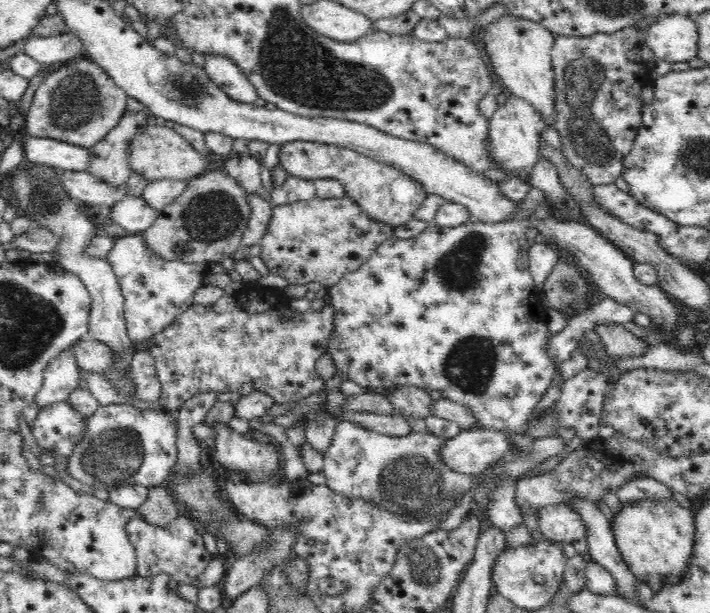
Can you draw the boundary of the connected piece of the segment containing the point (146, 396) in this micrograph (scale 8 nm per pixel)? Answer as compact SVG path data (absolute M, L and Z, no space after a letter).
M135 351L130 377L136 383L134 399L156 405L161 391L161 382L156 374L156 363L148 352Z

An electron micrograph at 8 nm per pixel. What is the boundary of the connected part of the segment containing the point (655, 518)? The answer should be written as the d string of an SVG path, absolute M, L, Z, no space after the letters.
M672 499L670 502L642 500L638 504L622 503L621 509L614 513L611 527L617 549L628 569L650 590L662 591L683 582L694 548L694 511Z

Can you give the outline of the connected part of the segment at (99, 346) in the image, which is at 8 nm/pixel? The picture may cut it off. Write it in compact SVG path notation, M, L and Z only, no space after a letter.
M88 337L80 339L71 346L74 361L80 370L100 373L110 364L114 364L114 352L105 344Z

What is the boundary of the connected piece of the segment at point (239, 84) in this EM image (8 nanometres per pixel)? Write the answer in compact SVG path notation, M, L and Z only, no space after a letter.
M210 54L205 57L204 69L216 87L228 99L236 103L250 104L259 98L258 92L246 76L240 73L240 69L225 56Z

